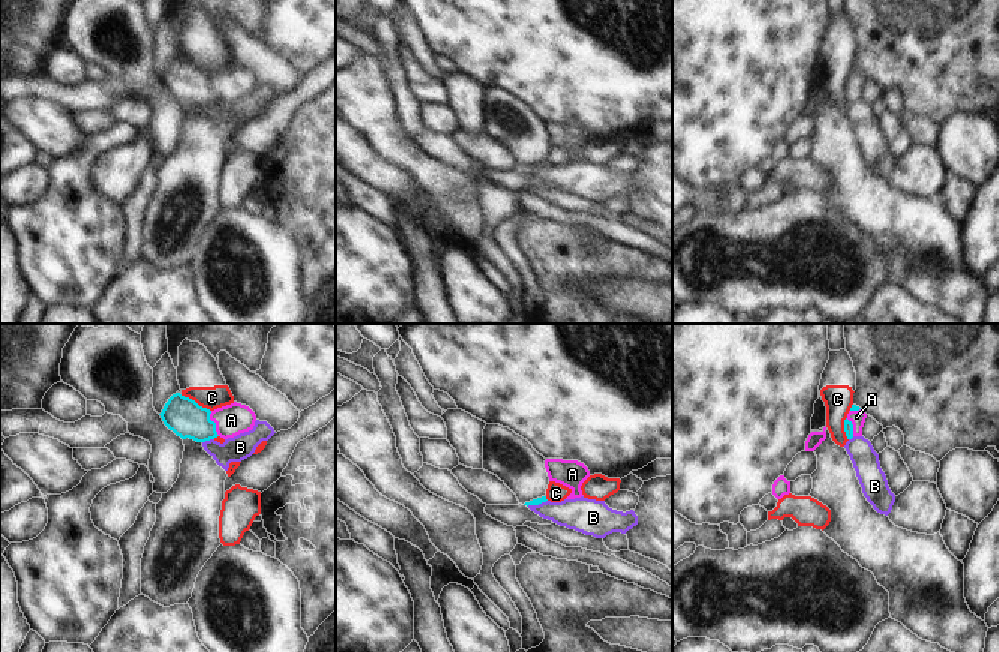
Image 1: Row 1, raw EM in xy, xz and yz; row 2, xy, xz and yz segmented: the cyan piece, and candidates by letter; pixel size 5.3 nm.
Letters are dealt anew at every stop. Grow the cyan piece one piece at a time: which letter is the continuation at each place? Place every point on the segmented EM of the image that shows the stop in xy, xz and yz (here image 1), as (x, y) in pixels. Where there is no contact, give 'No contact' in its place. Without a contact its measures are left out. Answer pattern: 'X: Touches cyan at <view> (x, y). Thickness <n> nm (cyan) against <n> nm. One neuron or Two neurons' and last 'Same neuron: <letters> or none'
A: Touches cyan at xy (215, 423). Thickness 200 nm (cyan) against 170 nm. One neuron
B: Touches cyan at xy (207, 439). Thickness 200 nm (cyan) against 140 nm. Two neurons
C: Touches cyan at xy (194, 400). Thickness 200 nm (cyan) against 130 nm. Two neurons
Same neuron: A.

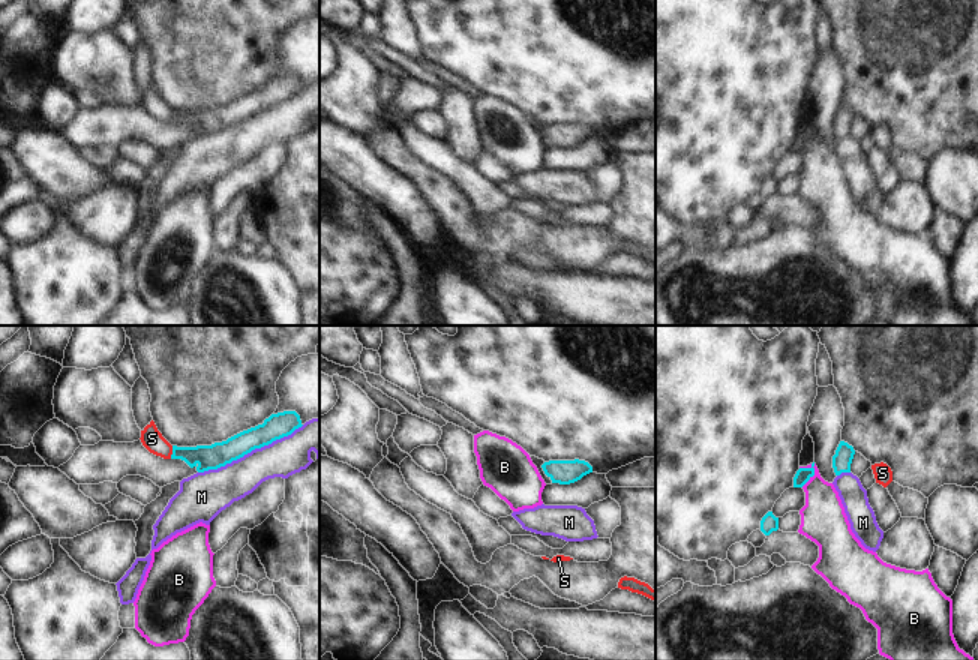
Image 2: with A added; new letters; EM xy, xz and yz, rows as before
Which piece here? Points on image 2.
B: Touches cyan at yz (812, 476). Thickness 80 nm (cyan) against 240 nm. Two neurons
M: Touches cyan at xy (251, 450). Thickness 140 nm (cyan) against 200 nm. Two neurons
S: Touches cyan at xy (173, 452). Thickness 130 nm (cyan) against 110 nm. Two neurons
Same neuron: none.

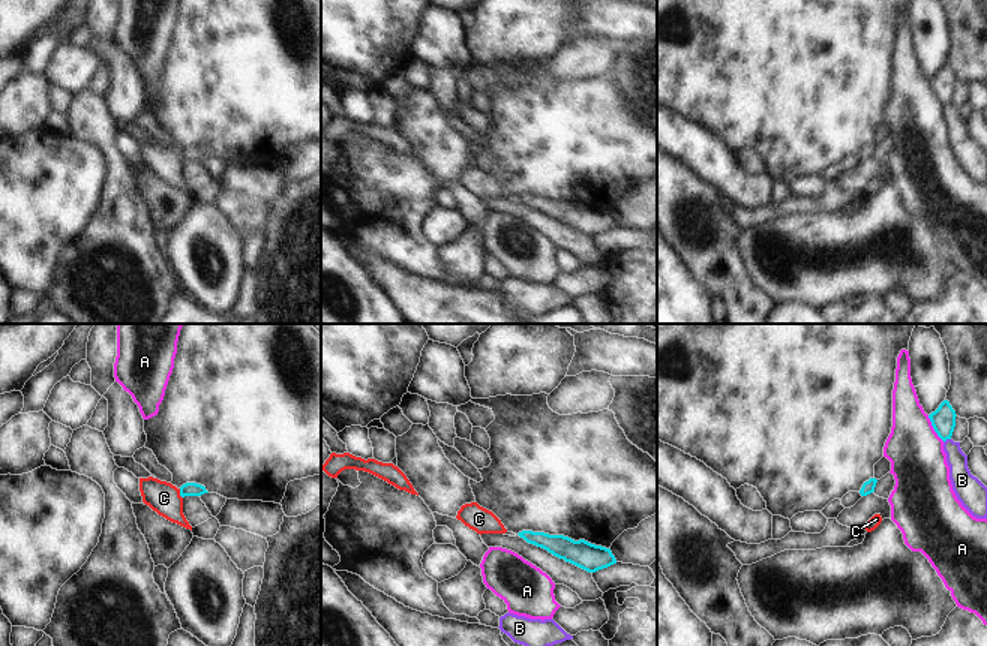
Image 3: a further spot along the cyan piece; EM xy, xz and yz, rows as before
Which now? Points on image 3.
A: Touches cyan at yz (933, 427). Thickness 130 nm (cyan) against 300 nm. Two neurons
B: Touches cyan at yz (947, 438). Thickness 130 nm (cyan) against 120 nm. Two neurons
C: Touches cyan at xy (180, 493). Thickness 80 nm (cyan) against 170 nm. Two neurons
Same neuron: none.

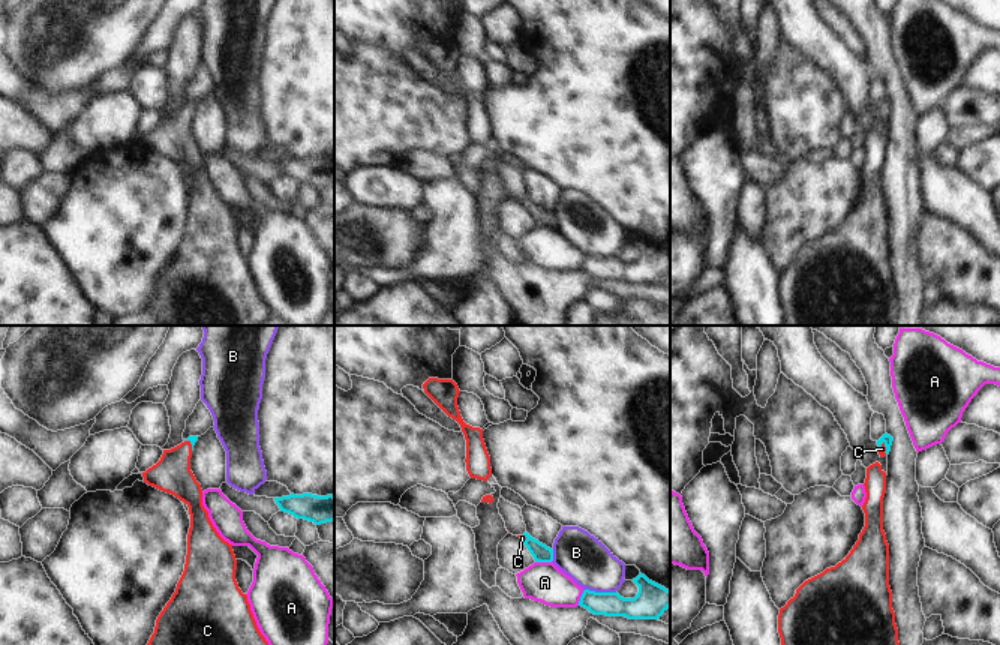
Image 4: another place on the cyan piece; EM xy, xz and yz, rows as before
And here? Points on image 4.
A: Touches cyan at xz (543, 561). Thickness 100 nm (cyan) against 220 nm. Two neurons
B: Touches cyan at xz (600, 593). Thickness 150 nm (cyan) against 240 nm. Two neurons
C: Touches cyan at yz (885, 446). Thickness 50 nm (cyan) against 40 nm. One neuron
Same neuron: C.

